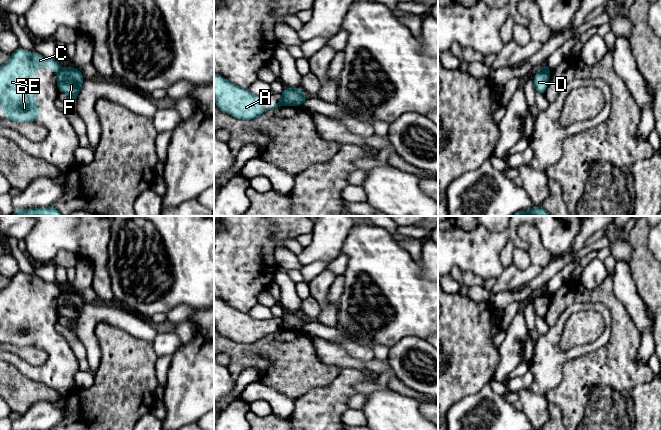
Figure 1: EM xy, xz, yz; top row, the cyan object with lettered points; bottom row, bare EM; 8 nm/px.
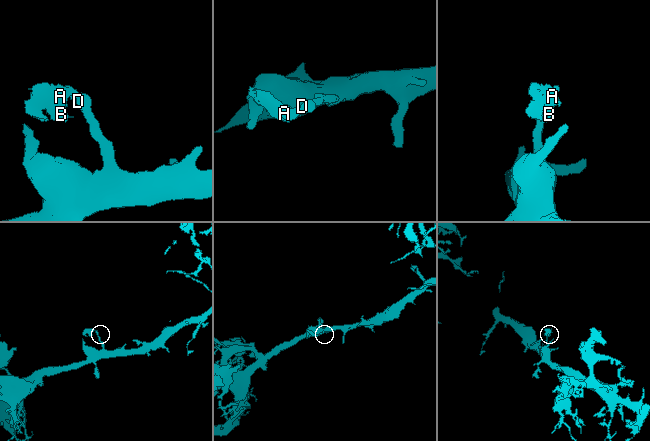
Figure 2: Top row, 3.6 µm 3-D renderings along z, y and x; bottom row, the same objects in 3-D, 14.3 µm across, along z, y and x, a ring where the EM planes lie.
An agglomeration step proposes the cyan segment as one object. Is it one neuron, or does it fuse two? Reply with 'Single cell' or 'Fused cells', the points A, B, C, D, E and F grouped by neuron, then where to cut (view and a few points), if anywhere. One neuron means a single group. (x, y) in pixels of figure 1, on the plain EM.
Fused cells. Groups: A B C E / D F. Split along xy (62, 292), (57, 300)

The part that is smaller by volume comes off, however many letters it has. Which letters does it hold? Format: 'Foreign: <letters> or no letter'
Foreign: A, B, C, E

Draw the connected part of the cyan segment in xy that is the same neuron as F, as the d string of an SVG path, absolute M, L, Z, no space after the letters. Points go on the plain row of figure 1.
M76 291L62 292L57 300L57 312L67 318L76 328L78 317L82 311L84 301Z

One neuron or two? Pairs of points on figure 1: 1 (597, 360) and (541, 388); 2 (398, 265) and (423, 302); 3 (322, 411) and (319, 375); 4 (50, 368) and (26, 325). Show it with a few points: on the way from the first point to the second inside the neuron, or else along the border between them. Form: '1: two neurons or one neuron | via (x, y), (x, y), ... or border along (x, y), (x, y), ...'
1: two neurons | border along (574, 358), (564, 365), (561, 381), (545, 395)
2: one neuron | via (398, 274), (398, 277), (414, 293)
3: two neurons | border along (339, 373), (329, 384), (311, 388), (298, 396)
4: one neuron | via (52, 357), (52, 350), (37, 335)

